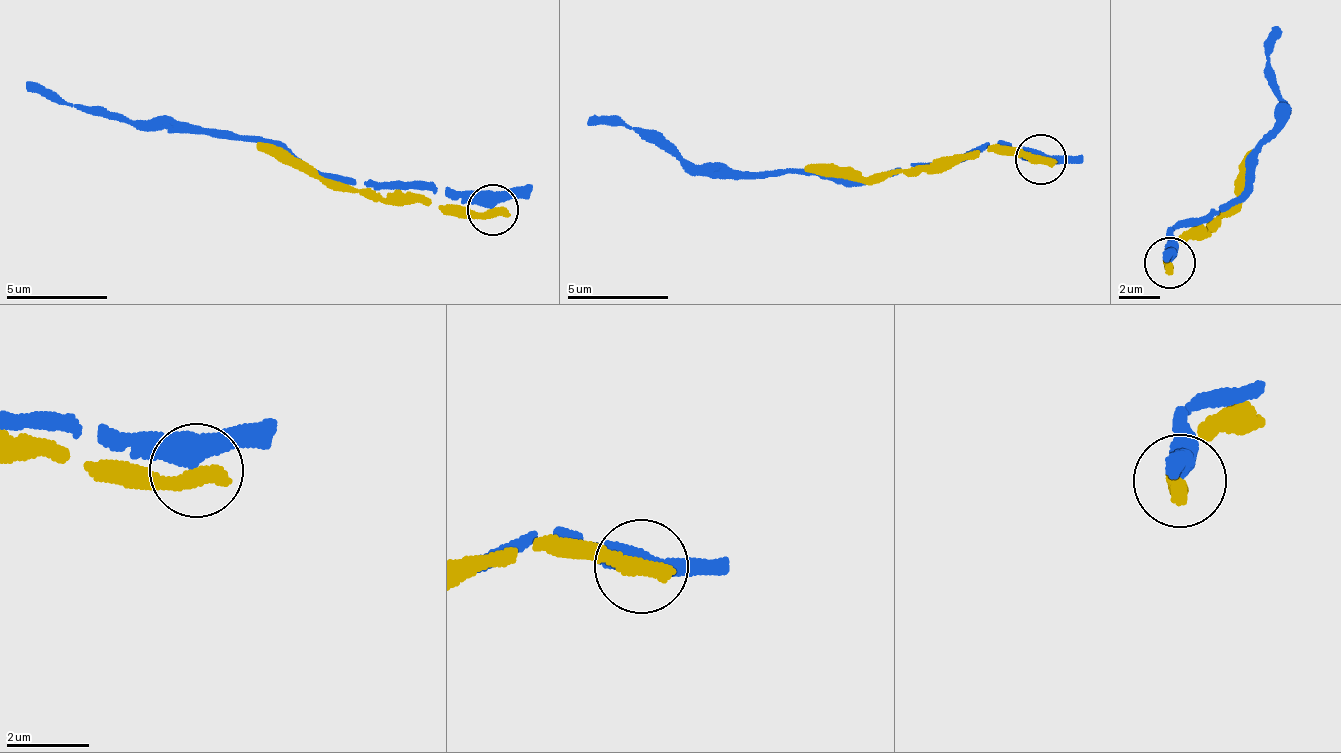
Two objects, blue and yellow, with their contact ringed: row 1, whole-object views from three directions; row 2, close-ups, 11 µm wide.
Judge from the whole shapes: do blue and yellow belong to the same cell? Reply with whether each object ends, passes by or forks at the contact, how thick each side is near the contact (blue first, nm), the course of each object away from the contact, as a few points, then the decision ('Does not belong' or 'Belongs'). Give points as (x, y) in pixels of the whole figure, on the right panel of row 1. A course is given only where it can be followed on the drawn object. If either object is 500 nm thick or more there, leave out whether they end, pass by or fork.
At the ring blue passes by. At the ring yellow ends. Thickness 460 nm (blue) against 460 nm. Course of blue: (1170, 262), (1172, 224), (1205, 216), (1211, 207), (1240, 195), (1255, 154), (1285, 110), (1267, 61), (1281, 28). Course of yellow: (1170, 262), (1179, 241), (1228, 207), (1252, 151). Does not belong

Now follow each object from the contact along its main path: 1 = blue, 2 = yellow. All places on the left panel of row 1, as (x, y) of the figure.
1: (494, 208), (432, 188), (362, 181), (321, 172), (267, 143), (138, 129), (73, 106), (29, 82)
2: (494, 208), (423, 205), (329, 185), (256, 144)

